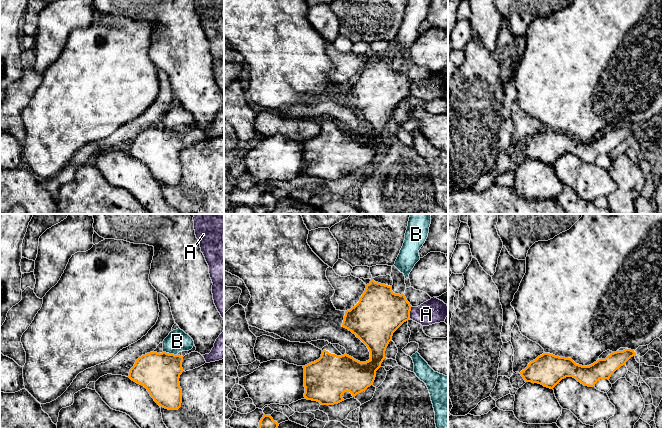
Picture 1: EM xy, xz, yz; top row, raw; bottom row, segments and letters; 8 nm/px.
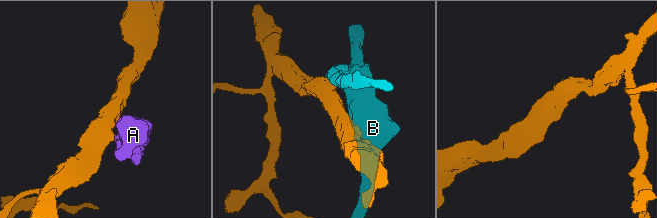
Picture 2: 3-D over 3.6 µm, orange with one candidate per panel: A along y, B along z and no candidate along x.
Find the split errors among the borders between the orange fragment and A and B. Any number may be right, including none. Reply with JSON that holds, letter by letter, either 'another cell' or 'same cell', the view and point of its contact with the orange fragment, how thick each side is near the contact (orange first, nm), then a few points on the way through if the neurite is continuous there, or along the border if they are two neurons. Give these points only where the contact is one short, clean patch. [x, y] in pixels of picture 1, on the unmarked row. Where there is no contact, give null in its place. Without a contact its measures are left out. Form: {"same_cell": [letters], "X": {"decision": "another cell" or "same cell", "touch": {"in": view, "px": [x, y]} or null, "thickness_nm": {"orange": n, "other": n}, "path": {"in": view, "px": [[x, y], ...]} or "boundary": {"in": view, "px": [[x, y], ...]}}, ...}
{"same_cell": [], "A": {"decision": "another cell", "touch": {"in": "xz", "px": [409, 88]}, "thickness_nm": {"orange": 380, "other": 190}, "boundary": {"in": "xz", "px": [[411, 82], [409, 94]]}}, "B": {"decision": "another cell", "touch": {"in": "xy", "px": [170, 130]}, "thickness_nm": {"orange": 320, "other": 180}}}

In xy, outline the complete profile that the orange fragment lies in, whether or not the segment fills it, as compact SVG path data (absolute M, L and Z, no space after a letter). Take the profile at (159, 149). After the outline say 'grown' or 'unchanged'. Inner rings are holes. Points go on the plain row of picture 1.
M150 128L139 133L130 145L129 154L144 162L154 177L168 186L178 186L182 179L179 154L183 132Z | unchanged

